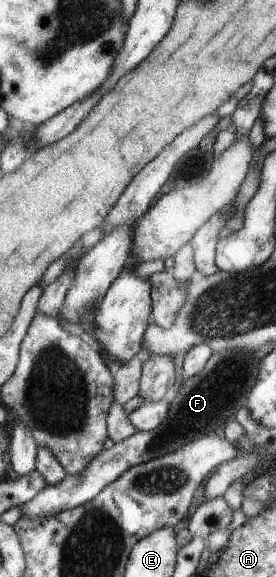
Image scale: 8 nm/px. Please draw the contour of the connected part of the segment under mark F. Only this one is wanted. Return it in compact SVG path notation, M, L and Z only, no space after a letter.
M250 349L211 351L205 365L189 379L182 381L160 425L149 431L136 431L106 450L101 450L80 473L65 474L60 482L48 485L38 496L23 504L21 517L46 518L84 504L131 466L173 453L208 433L222 436L226 420L245 406L251 387L257 384L260 362L260 359L252 357Z

